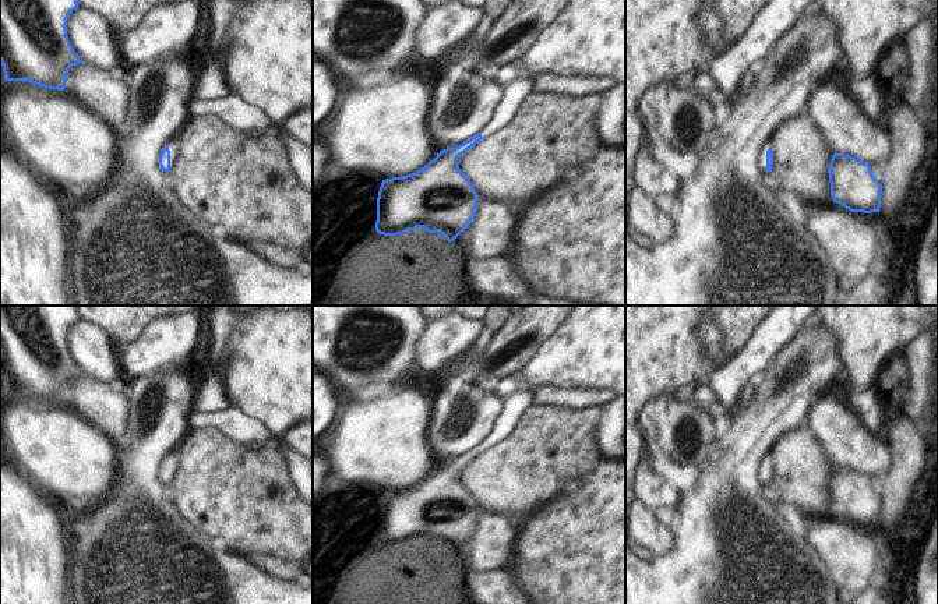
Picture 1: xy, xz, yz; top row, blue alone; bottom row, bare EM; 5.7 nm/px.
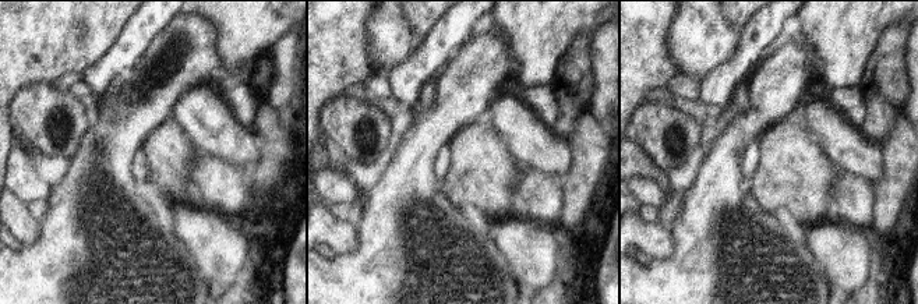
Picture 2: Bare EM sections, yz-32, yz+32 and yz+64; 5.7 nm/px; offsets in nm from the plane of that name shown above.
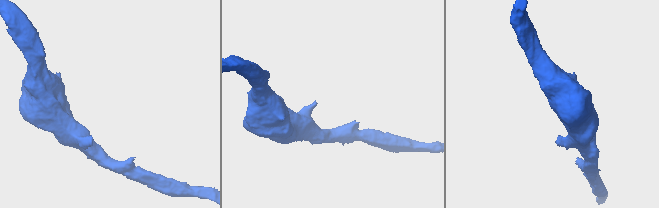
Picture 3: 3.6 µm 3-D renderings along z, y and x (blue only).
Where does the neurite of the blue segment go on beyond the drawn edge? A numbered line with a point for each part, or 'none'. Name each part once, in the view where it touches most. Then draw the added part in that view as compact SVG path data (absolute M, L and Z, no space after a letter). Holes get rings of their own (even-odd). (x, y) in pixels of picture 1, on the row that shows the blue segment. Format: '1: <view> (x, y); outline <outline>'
1: yz (762, 154); outline M765 142L759 151L758 165L762 172L766 170L766 151L770 148L770 142Z

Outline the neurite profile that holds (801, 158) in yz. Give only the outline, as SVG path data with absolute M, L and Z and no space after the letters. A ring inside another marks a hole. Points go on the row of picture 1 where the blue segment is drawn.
M805 112L791 117L776 128L770 139L770 148L773 165L768 173L780 190L798 199L803 208L833 202L828 173L833 152L828 148L824 135Z

